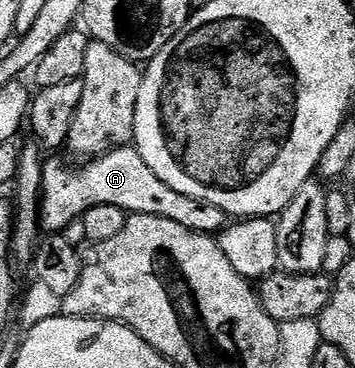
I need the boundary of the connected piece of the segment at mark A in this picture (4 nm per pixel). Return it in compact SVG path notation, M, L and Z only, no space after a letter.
M136 146L116 147L114 151L108 151L107 154L100 155L97 159L90 159L84 165L77 166L81 167L64 167L57 159L51 161L49 159L44 164L40 198L40 222L46 232L64 232L66 230L64 227L69 227L72 223L74 226L81 216L87 214L91 209L95 209L95 205L115 205L126 213L163 217L167 221L175 221L187 229L197 231L201 235L216 236L224 231L227 226L225 212L220 211L215 205L175 193L175 189L171 189L171 185L159 181L159 177L155 177L155 173L151 169L151 165L147 165L147 161L143 161L143 157L138 153Z

